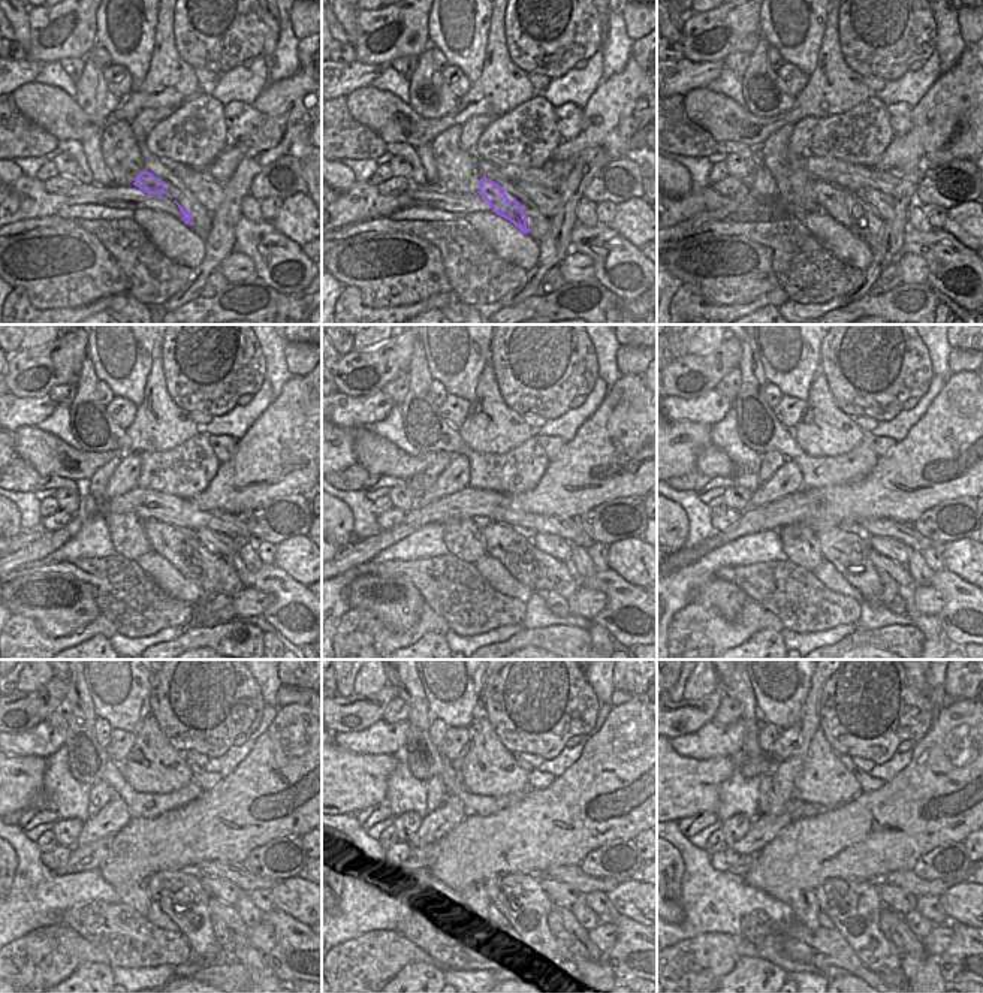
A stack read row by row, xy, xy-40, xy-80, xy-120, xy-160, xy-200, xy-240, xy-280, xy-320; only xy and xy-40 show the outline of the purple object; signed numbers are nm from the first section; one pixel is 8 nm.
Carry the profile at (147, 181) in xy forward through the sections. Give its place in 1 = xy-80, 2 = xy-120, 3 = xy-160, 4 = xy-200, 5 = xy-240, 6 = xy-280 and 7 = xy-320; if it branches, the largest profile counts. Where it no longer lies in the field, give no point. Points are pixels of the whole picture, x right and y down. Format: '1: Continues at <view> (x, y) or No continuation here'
1: Continues at xy-80 (829, 199)
2: Continues at xy-120 (177, 549)
3: Continues at xy-160 (516, 555)
4: Continues at xy-200 (852, 558)
5: Continues at xy-240 (181, 895)
6: Continues at xy-280 (518, 899)
7: Continues at xy-320 (853, 905)

